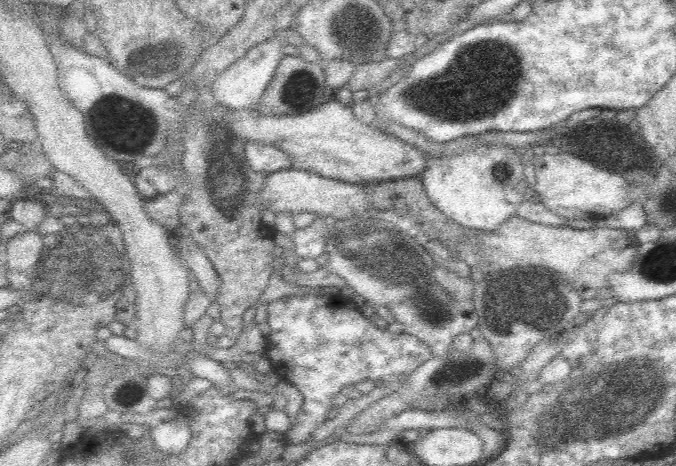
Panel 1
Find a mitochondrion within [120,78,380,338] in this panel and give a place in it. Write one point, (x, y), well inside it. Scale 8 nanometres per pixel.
(297, 90)

